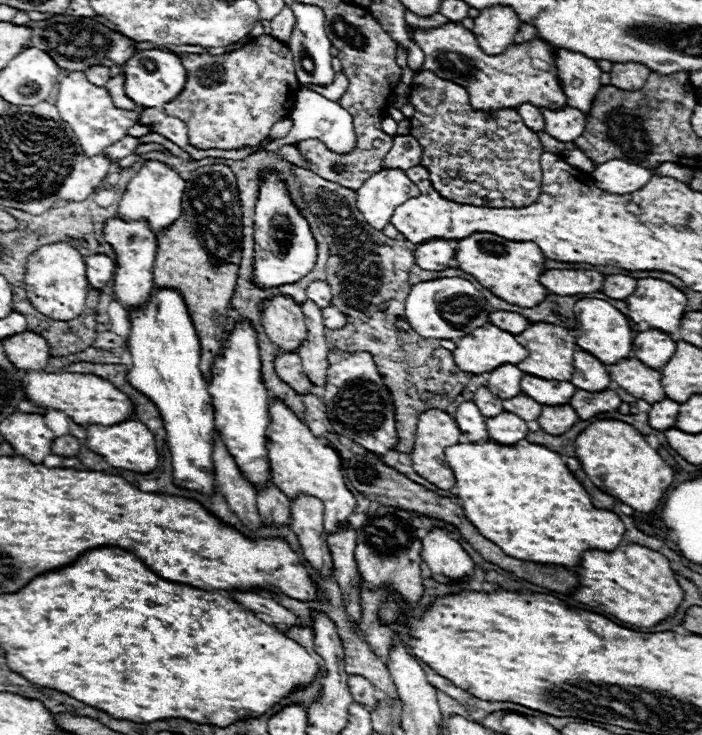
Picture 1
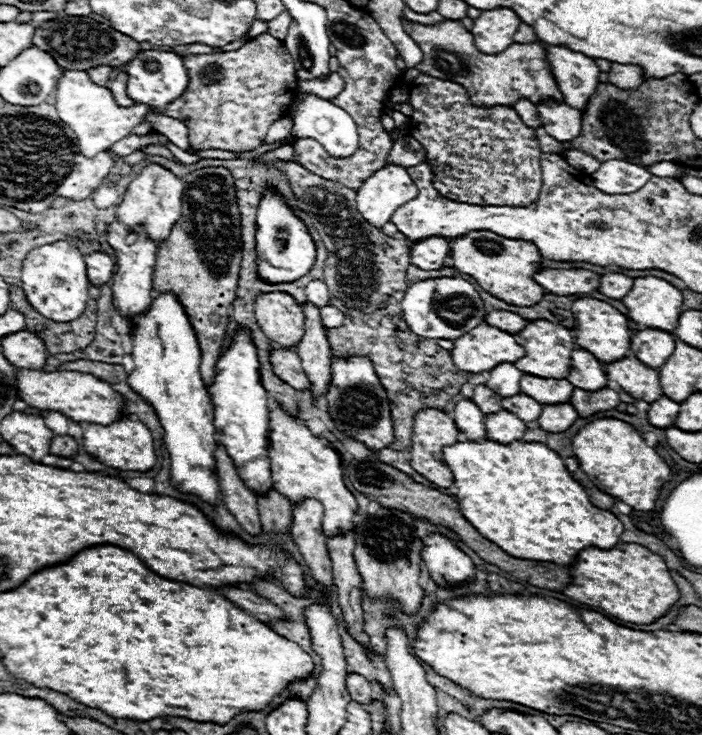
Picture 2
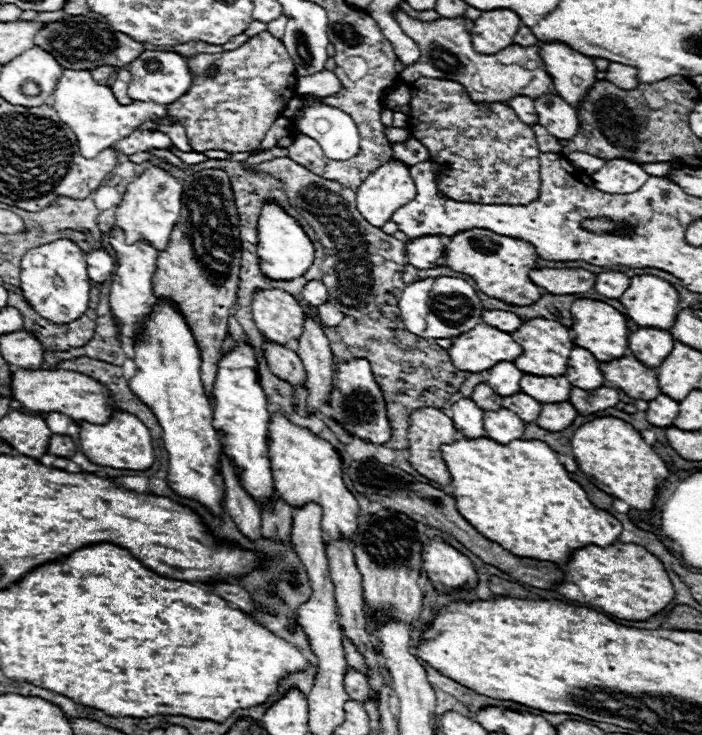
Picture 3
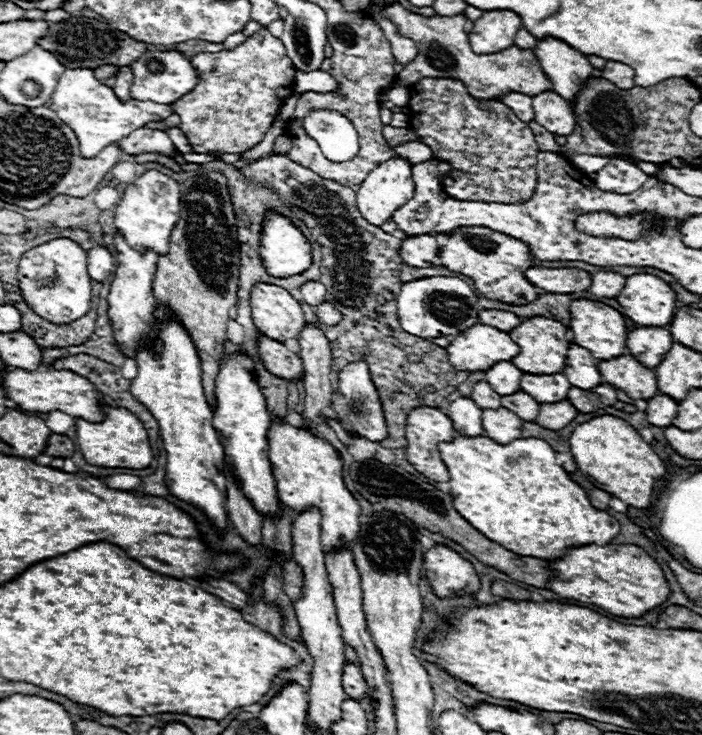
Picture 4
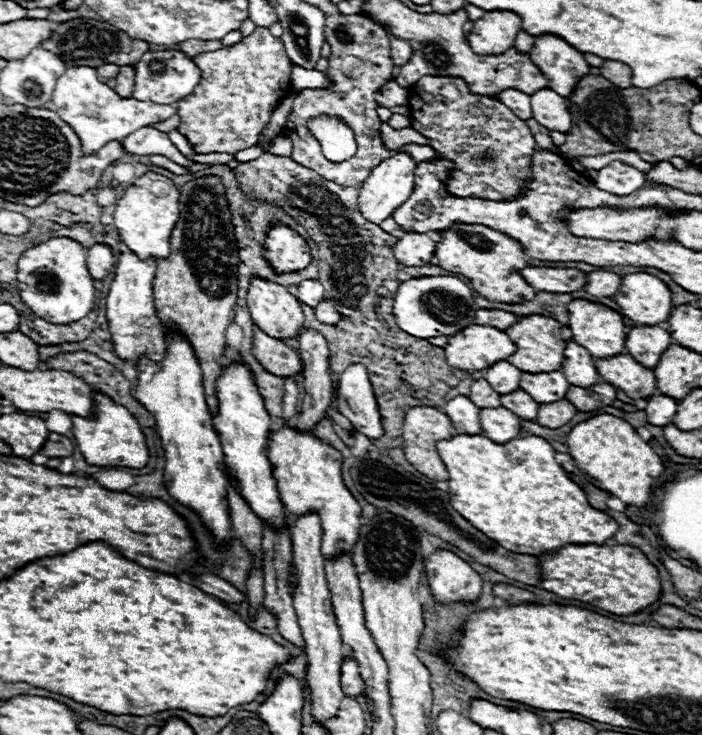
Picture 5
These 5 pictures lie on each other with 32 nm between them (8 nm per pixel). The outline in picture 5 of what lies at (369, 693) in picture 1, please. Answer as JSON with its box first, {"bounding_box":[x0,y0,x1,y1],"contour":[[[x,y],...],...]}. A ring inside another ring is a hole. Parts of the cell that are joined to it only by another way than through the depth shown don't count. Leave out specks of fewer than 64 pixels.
{"bounding_box":[342,658,366,698],"contour":[[[344,658],[344,662],[342,662],[342,688],[348,696],[354,696],[354,698],[362,696],[366,690],[366,684],[360,676],[358,664],[348,658]]]}

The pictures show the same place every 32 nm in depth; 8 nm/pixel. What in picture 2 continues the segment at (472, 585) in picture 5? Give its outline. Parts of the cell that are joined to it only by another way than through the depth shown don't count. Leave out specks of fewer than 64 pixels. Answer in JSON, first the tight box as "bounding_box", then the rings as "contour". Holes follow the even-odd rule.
{"bounding_box":[422,532,474,584],"contour":[[[436,532],[422,542],[422,560],[438,584],[460,584],[474,578],[474,562],[448,536]]]}

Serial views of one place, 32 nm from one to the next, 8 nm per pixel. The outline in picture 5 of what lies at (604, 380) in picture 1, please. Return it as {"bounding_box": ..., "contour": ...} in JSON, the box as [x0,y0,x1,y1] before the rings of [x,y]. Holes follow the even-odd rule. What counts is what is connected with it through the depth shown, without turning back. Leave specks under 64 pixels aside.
{"bounding_box":[562,340,598,388],"contour":[[[568,340],[562,372],[570,384],[582,384],[582,388],[590,388],[590,384],[598,384],[598,370],[594,368],[594,358],[586,348],[580,348],[572,340]]]}

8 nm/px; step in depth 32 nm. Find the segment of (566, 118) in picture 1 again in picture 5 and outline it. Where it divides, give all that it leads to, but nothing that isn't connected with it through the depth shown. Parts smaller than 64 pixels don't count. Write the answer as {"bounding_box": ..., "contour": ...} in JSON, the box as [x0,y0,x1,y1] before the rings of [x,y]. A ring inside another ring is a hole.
{"bounding_box":[530,88,572,134],"contour":[[[550,88],[538,90],[536,94],[530,96],[532,104],[532,114],[538,124],[542,124],[548,130],[556,130],[566,134],[572,128],[572,116],[566,100],[556,94]]]}

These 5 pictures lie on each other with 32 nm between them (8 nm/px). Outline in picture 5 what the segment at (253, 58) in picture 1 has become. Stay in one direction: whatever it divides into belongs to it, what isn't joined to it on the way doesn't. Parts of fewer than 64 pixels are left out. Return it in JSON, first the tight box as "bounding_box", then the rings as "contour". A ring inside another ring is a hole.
{"bounding_box":[174,28,292,154],"contour":[[[256,28],[236,46],[202,52],[192,60],[202,70],[200,82],[194,92],[178,100],[174,108],[178,108],[180,116],[178,130],[188,138],[194,152],[236,154],[256,146],[262,128],[266,128],[278,104],[292,94],[292,62],[286,56],[282,40],[272,36],[268,28]]]}

